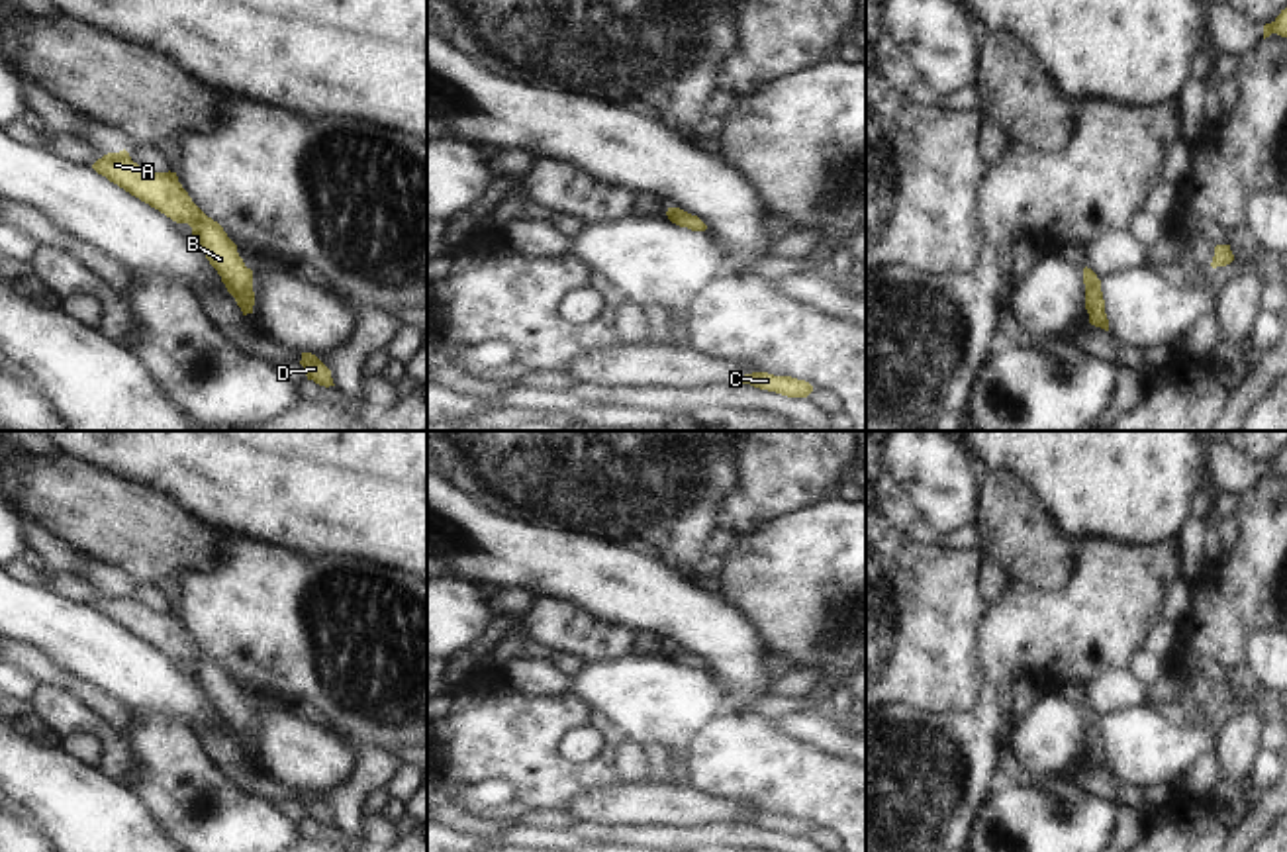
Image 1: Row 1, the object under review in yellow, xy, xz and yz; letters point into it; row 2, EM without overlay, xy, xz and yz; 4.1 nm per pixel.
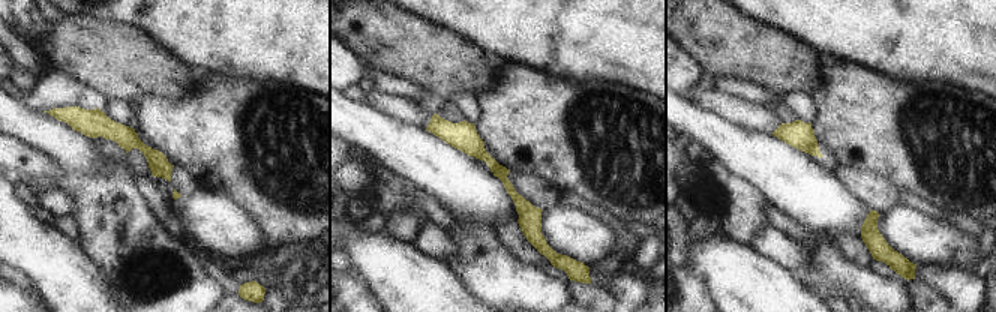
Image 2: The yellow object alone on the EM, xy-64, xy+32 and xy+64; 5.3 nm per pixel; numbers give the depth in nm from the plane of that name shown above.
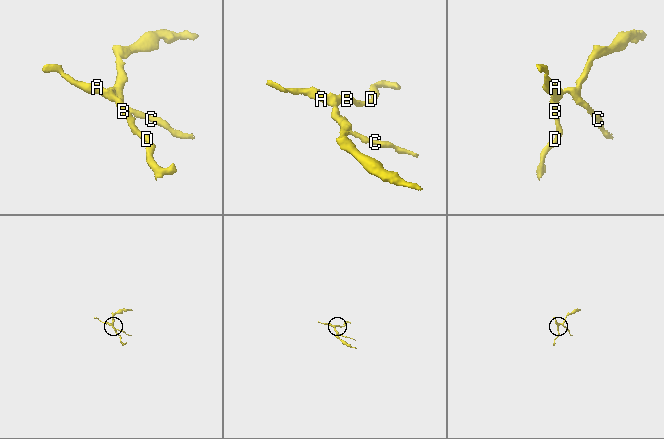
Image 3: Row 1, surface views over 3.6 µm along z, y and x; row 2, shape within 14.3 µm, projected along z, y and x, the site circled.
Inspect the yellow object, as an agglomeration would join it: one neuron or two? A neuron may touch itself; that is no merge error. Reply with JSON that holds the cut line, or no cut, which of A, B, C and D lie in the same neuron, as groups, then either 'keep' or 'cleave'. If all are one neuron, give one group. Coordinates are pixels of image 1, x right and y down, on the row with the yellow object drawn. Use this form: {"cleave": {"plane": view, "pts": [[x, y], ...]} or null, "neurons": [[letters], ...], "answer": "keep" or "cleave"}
{"cleave": null, "neurons": [["A", "B", "C", "D"]], "answer": "keep"}

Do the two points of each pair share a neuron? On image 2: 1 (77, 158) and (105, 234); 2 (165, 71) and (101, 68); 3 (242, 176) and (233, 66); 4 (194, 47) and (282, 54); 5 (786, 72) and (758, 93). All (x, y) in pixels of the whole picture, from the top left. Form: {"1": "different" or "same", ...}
{"1": "different", "2": "same", "3": "different", "4": "same", "5": "different"}

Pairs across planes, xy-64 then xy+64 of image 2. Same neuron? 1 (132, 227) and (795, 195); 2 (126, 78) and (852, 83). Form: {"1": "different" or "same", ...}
{"1": "different", "2": "different"}

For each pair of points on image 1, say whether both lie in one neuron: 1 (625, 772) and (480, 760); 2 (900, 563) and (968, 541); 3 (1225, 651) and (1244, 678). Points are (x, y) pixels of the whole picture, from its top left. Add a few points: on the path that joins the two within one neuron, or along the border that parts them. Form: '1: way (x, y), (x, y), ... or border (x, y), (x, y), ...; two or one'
1: border (625, 737), (614, 751), (616, 780); two
2: border (902, 531), (935, 547), (978, 549); two
3: border (1246, 662), (1229, 672); two

